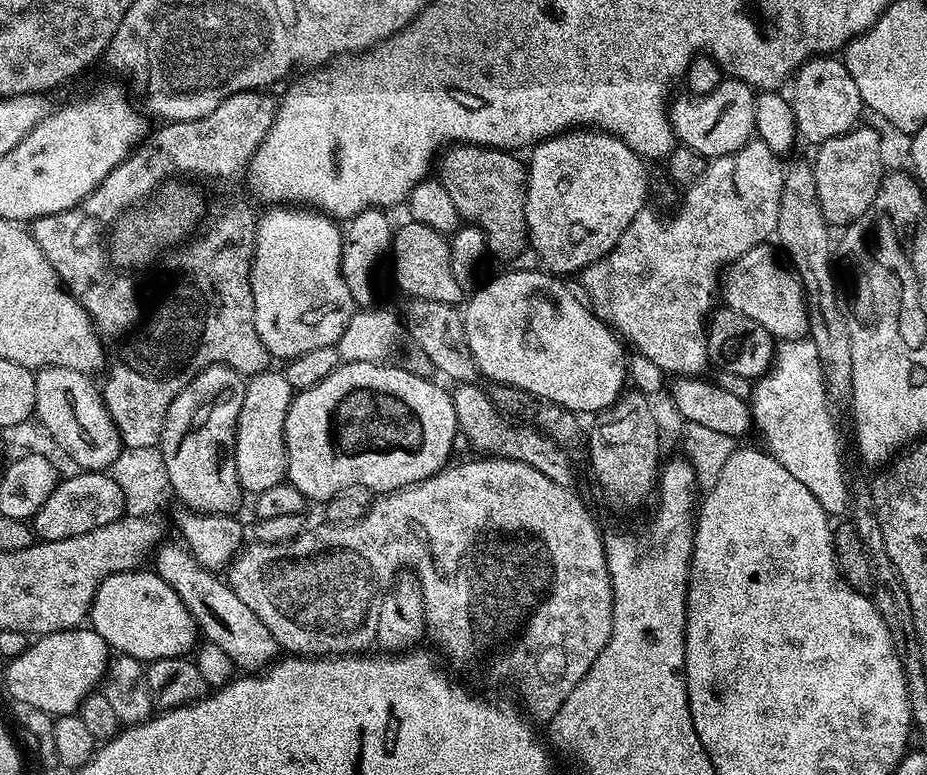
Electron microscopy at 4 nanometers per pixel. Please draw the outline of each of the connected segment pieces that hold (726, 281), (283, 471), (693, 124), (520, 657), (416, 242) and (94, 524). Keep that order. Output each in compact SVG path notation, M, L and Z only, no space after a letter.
M769 243L752 247L728 265L720 280L720 298L725 307L753 318L773 339L782 342L799 340L808 333L808 311L800 280L782 260L776 258Z
M283 371L259 372L244 385L244 397L236 423L236 469L238 482L245 493L255 494L270 490L270 486L285 483L288 475L288 455L284 441L286 414L294 393L286 382Z
M724 78L712 93L689 98L677 95L670 104L670 119L677 141L705 158L734 154L756 136L754 106L757 93L741 80Z
M478 458L482 460L468 460L465 464L449 463L447 466L435 472L430 478L426 478L422 482L412 484L408 488L400 488L396 492L389 492L381 495L379 498L373 499L368 505L368 513L360 520L355 520L352 524L333 524L331 522L323 522L317 528L312 526L305 527L304 531L290 542L282 542L281 544L261 544L259 542L249 543L240 549L236 554L236 559L228 565L226 569L226 579L229 586L234 590L234 594L238 594L238 598L242 598L242 602L246 602L246 606L250 606L250 610L254 610L254 614L258 614L258 618L262 618L266 630L270 630L270 634L274 634L274 638L279 642L281 649L285 653L294 656L306 656L309 658L323 658L325 656L346 656L349 654L360 654L365 650L373 647L376 639L376 631L378 630L378 610L382 610L382 598L388 593L392 587L398 573L401 570L411 570L416 581L420 583L420 589L424 595L424 623L426 632L429 637L436 639L436 644L457 664L460 668L465 668L472 676L481 676L484 680L489 680L492 684L513 684L516 692L520 695L519 703L522 705L523 711L527 713L533 721L541 720L547 722L551 720L553 714L562 706L562 702L566 702L566 698L570 694L570 690L574 690L574 686L578 686L578 682L590 670L590 666L594 666L594 658L598 658L598 654L602 654L602 650L606 646L606 642L610 638L610 630L612 629L612 576L608 572L606 566L606 554L604 553L604 537L601 528L596 526L596 520L588 513L588 508L575 496L571 491L571 487L554 482L554 478L546 478L546 474L542 474L542 470L534 470L534 466L530 466L526 462L518 462L517 460L501 460L499 458Z
M409 219L407 223L402 225L401 228L399 225L392 233L390 261L392 260L392 272L396 275L397 286L405 292L405 297L413 300L429 299L432 302L459 305L465 299L466 289L454 278L454 270L450 270L449 237L438 230L430 230L430 226L422 226L422 222L417 220Z
M105 471L75 473L57 483L56 489L42 502L36 515L30 521L33 533L41 541L74 538L78 534L90 534L90 530L98 530L110 522L125 515L123 492L118 484Z

